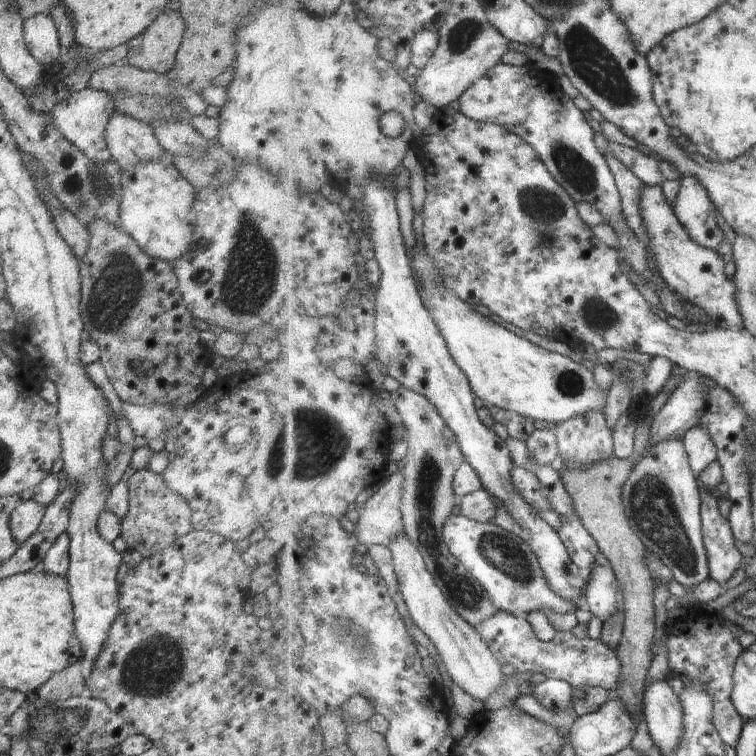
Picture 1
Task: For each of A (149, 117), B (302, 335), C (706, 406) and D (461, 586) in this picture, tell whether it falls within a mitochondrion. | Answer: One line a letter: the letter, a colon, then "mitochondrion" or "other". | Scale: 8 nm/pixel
A: other
B: other
C: other
D: mitochondrion

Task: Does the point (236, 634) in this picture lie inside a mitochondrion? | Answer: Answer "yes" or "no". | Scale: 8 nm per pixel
no

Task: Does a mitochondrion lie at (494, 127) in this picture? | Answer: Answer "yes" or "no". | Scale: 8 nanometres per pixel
no

